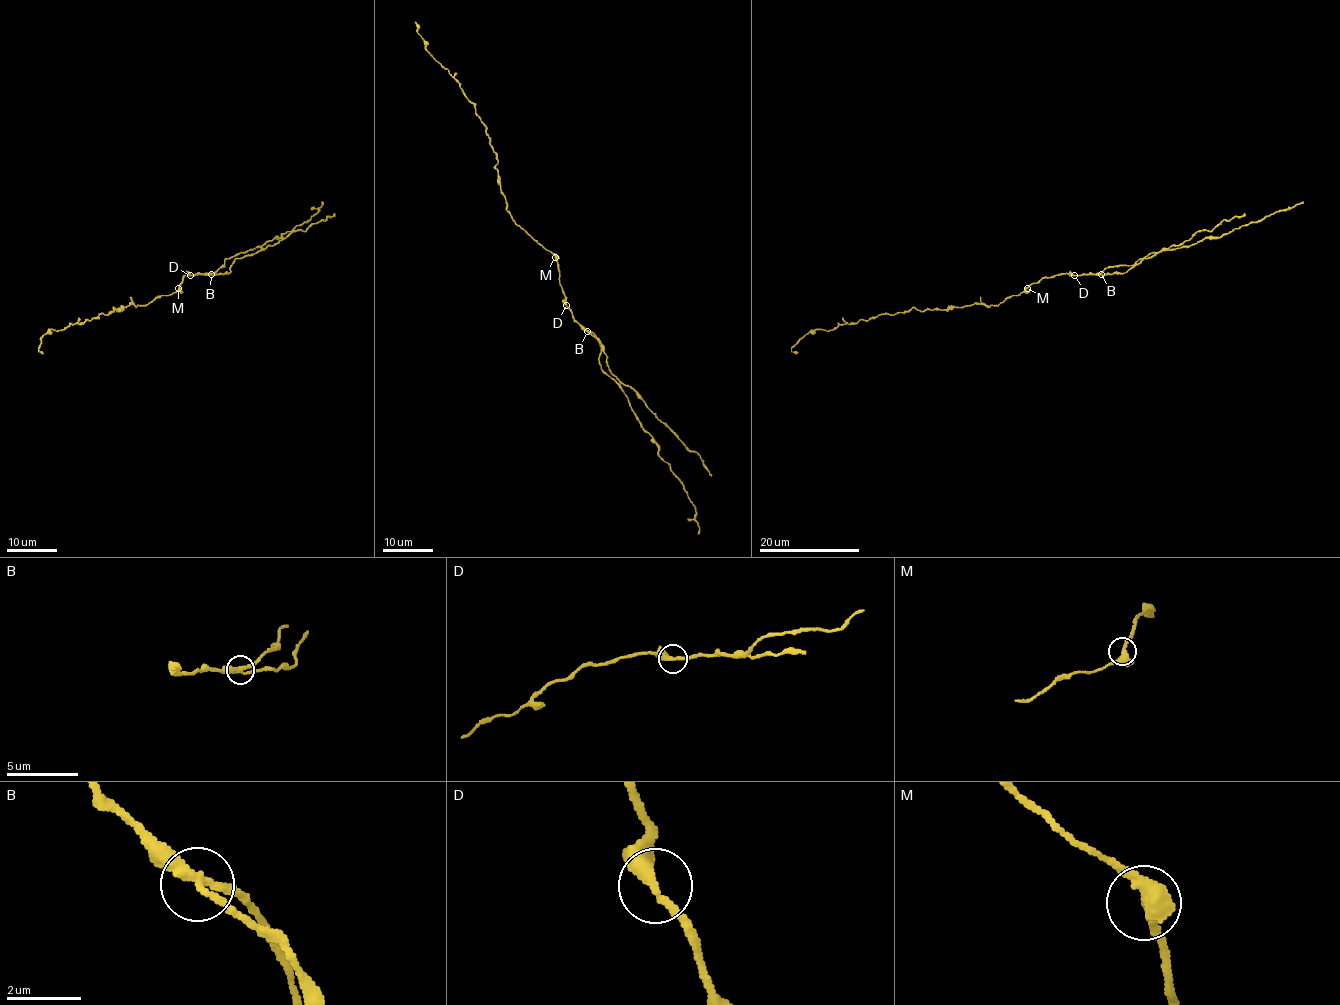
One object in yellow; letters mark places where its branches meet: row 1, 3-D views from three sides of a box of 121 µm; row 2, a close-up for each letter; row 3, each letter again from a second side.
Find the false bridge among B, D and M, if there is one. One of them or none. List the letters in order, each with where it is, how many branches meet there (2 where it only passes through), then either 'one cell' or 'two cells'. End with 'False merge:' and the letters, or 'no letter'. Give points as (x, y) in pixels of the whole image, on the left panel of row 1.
B: place (211, 274); branches 3; two cells
D: place (190, 275); branches 3; one cell
M: place (178, 288); branches 3; one cell
False merge: B

